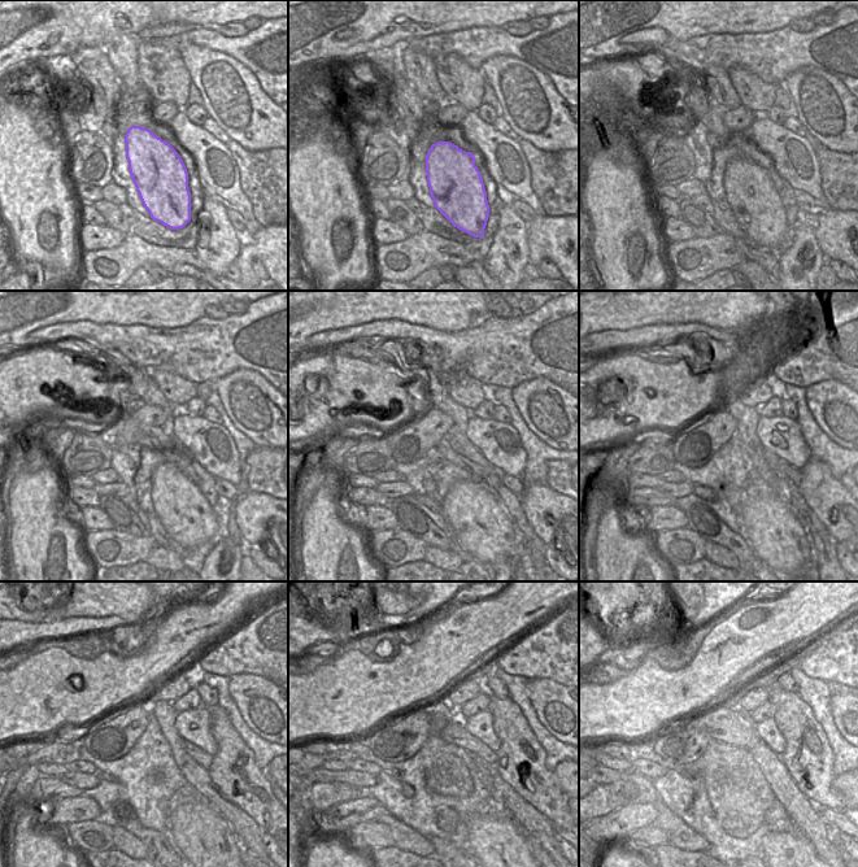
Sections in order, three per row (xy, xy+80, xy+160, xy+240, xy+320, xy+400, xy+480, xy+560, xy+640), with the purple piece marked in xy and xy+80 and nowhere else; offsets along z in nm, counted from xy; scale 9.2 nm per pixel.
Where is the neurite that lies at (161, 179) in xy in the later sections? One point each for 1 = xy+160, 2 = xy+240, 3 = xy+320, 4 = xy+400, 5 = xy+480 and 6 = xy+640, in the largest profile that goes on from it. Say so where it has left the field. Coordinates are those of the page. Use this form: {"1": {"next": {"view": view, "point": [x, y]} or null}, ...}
{"1": {"next": {"view": "xy+160", "point": [757, 207]}}, "2": {"next": {"view": "xy+240", "point": [184, 513]}}, "3": {"next": {"view": "xy+320", "point": [483, 528]}}, "4": {"next": {"view": "xy+400", "point": [776, 536]}}, "5": {"next": {"view": "xy+480", "point": [207, 840]}}, "6": {"next": {"view": "xy+640", "point": [793, 845]}}}

